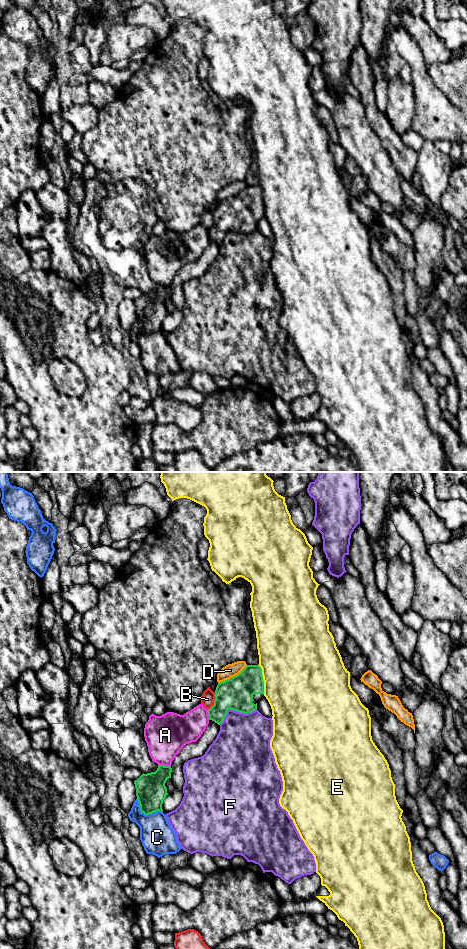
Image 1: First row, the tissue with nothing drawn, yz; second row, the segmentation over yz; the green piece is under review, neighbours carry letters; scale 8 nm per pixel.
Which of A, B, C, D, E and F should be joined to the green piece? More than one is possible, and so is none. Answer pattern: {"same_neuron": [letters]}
{"same_neuron": []}

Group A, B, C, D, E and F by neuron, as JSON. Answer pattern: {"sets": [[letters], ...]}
{"sets": [["A"], ["B"], ["C"], ["D"], ["E"], ["F"]]}

